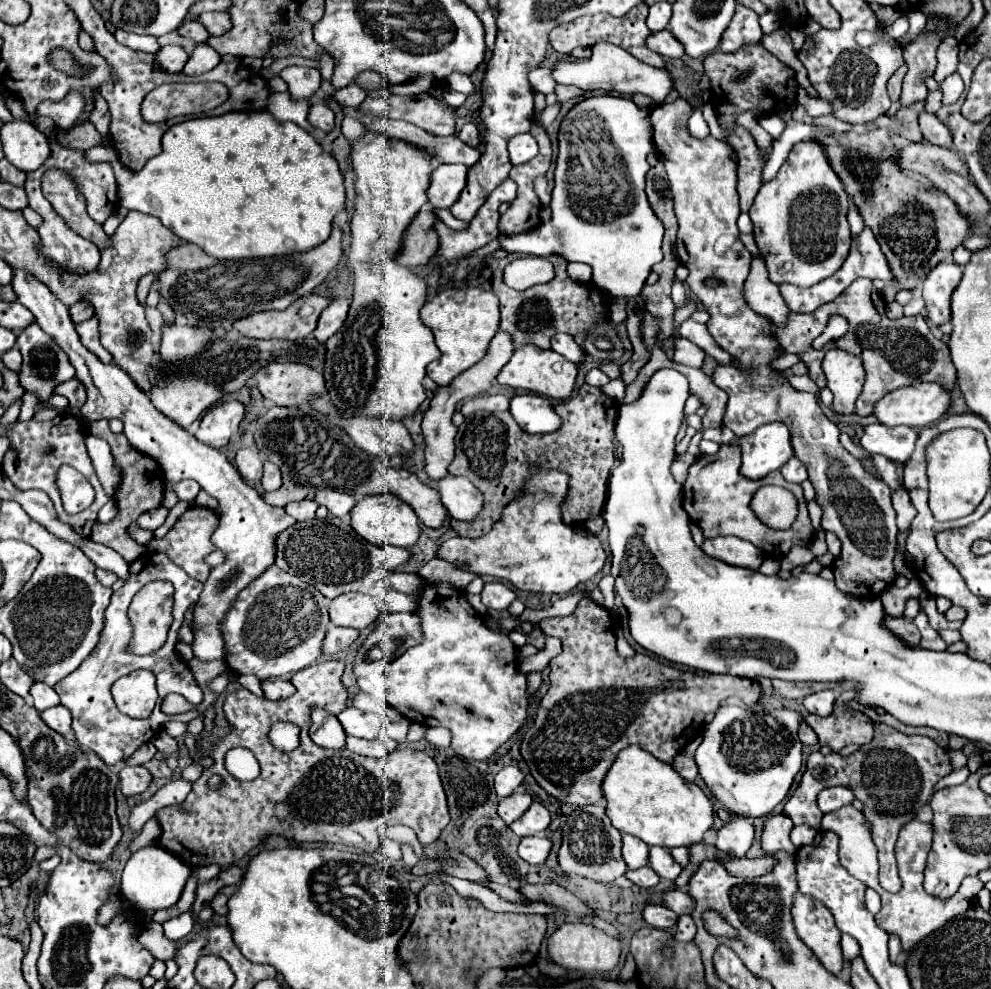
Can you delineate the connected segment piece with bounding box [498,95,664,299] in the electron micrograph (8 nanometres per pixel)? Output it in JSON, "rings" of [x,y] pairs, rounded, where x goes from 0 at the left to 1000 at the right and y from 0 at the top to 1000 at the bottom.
{"rings":[[[595,98],[579,106],[569,118],[565,128],[565,155],[559,173],[559,193],[557,193],[557,221],[541,234],[523,238],[505,238],[505,248],[513,256],[527,258],[567,258],[571,264],[593,266],[599,274],[597,284],[620,300],[640,302],[648,296],[652,280],[658,268],[668,264],[668,238],[670,230],[666,221],[654,207],[650,195],[650,179],[656,171],[652,159],[660,147],[658,126],[654,110],[646,110],[640,102],[630,98]]]}

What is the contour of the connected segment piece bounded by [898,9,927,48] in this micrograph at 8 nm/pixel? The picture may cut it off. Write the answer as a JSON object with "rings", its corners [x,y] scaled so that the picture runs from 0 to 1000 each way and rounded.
{"rings":[[[926,9],[915,12],[915,19],[918,24],[917,30],[912,37],[906,41],[910,49],[917,44],[917,40],[922,41],[933,29],[935,17]]]}

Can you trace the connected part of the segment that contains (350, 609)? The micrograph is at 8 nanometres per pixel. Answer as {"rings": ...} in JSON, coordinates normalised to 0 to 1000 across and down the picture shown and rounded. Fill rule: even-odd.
{"rings":[[[349,600],[331,610],[333,628],[341,634],[367,636],[381,626],[381,616],[377,614],[375,604],[363,600]]]}

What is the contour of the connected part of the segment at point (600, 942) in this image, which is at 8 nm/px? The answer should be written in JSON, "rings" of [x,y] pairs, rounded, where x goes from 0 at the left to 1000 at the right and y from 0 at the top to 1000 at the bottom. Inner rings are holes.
{"rings":[[[569,933],[561,943],[553,947],[553,966],[555,970],[571,980],[587,984],[614,984],[624,976],[626,970],[626,951],[614,947],[609,941],[599,935],[587,933]]]}

